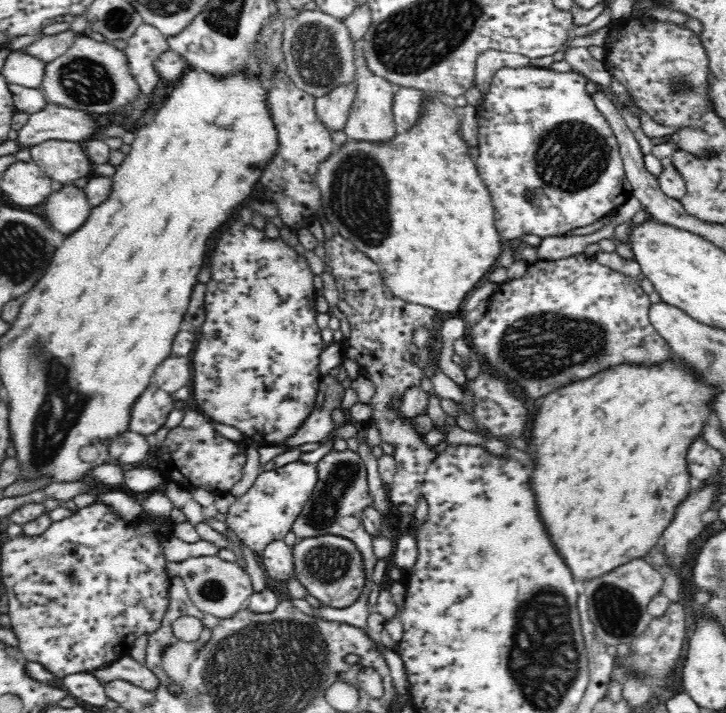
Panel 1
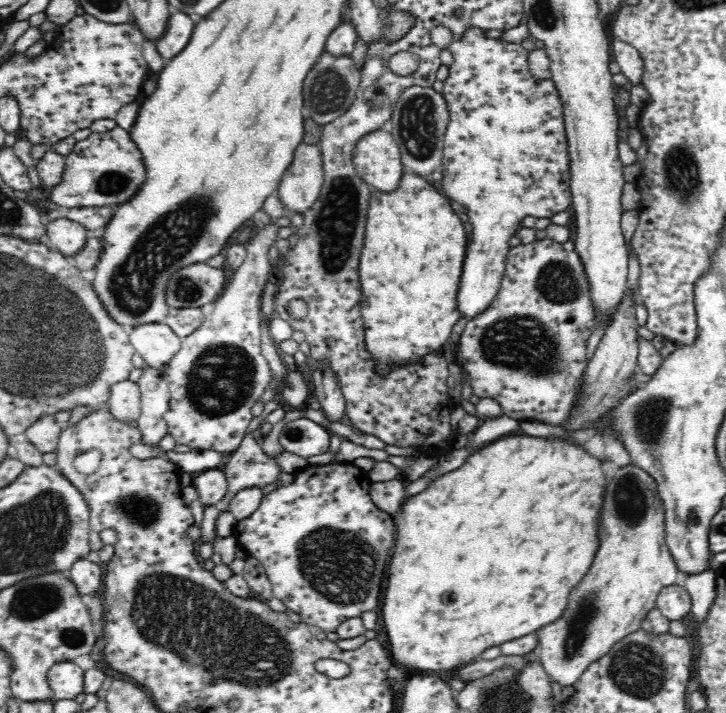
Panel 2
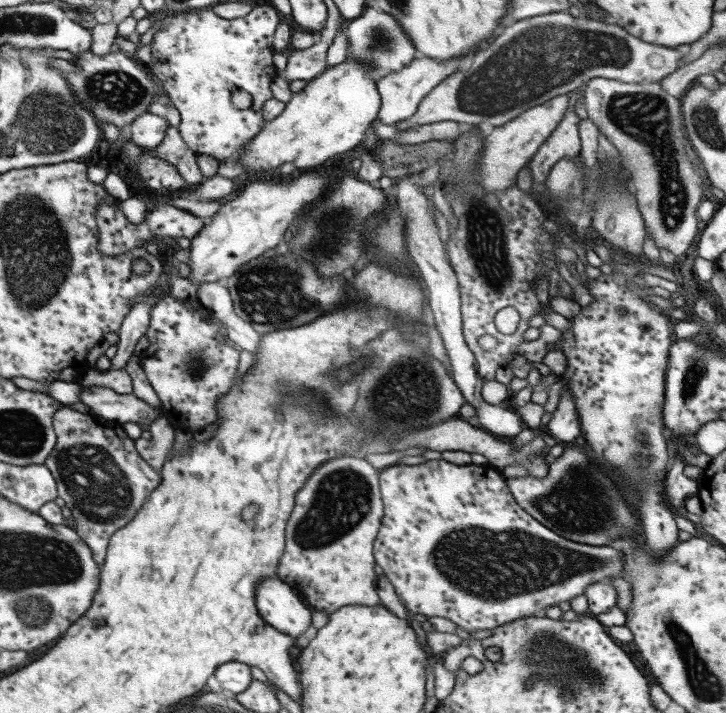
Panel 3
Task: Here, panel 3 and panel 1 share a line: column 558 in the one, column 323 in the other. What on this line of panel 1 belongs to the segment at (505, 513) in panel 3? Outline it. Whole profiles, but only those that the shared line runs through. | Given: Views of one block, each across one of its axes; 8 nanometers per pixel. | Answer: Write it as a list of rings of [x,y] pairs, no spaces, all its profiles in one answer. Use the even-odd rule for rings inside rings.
[[[333,535],[304,538],[293,547],[293,555],[298,581],[326,607],[346,608],[358,600],[365,585],[365,571],[360,551],[350,540]]]

